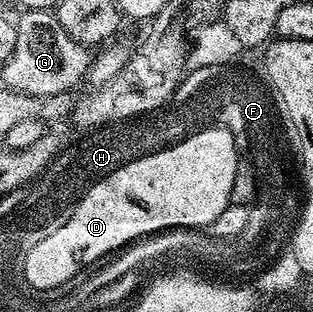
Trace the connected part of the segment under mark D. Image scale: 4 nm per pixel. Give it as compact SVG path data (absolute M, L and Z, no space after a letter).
M203 130L201 136L181 140L181 148L173 148L165 156L141 160L141 164L117 172L113 180L105 180L101 188L89 192L89 200L77 208L77 216L31 250L26 257L27 282L49 294L78 279L81 268L92 266L97 252L105 252L137 232L149 232L161 224L210 224L231 203L239 163L237 148L238 141L225 136L224 130Z

